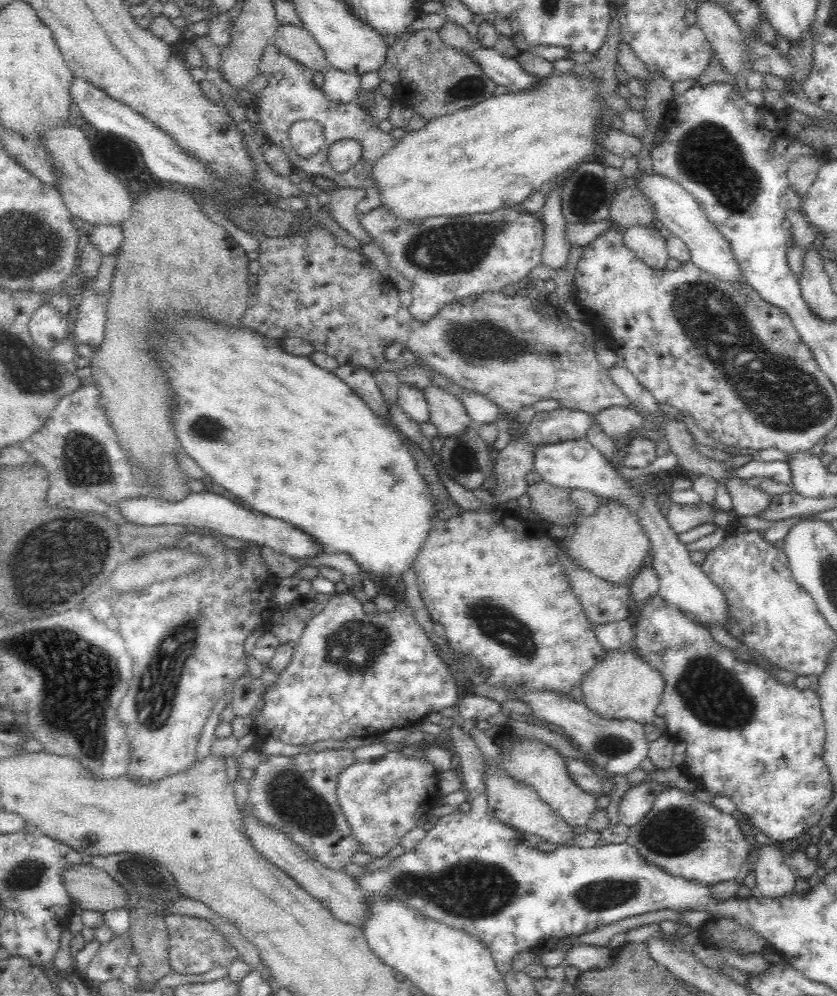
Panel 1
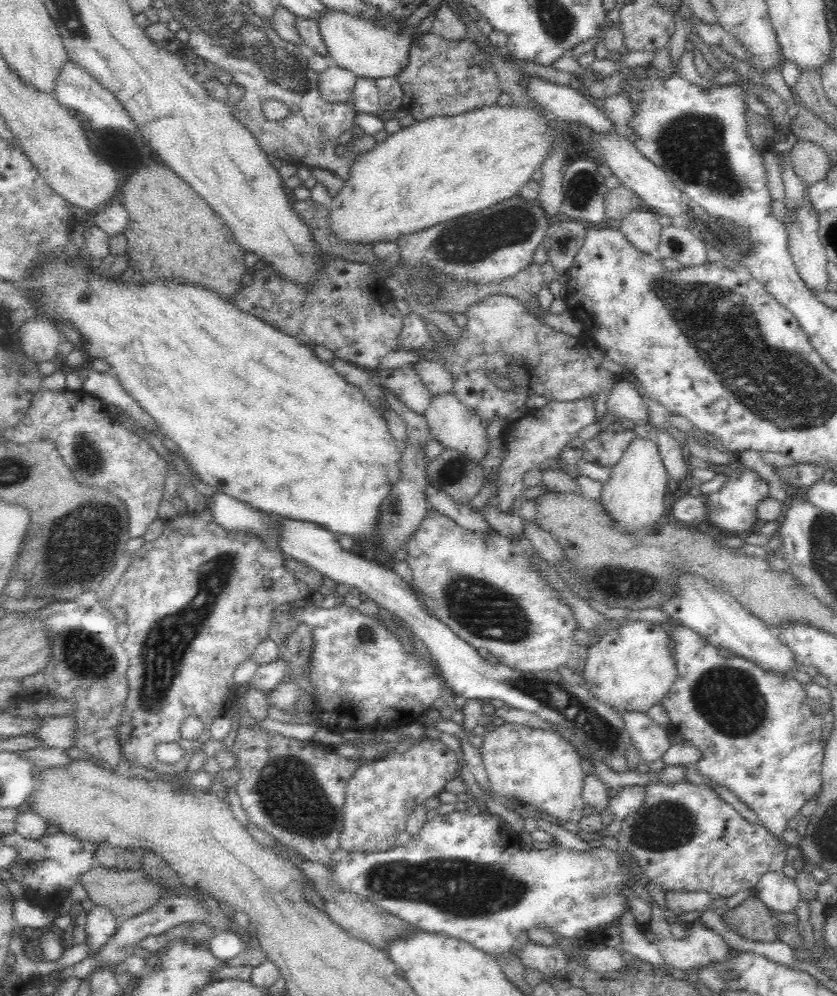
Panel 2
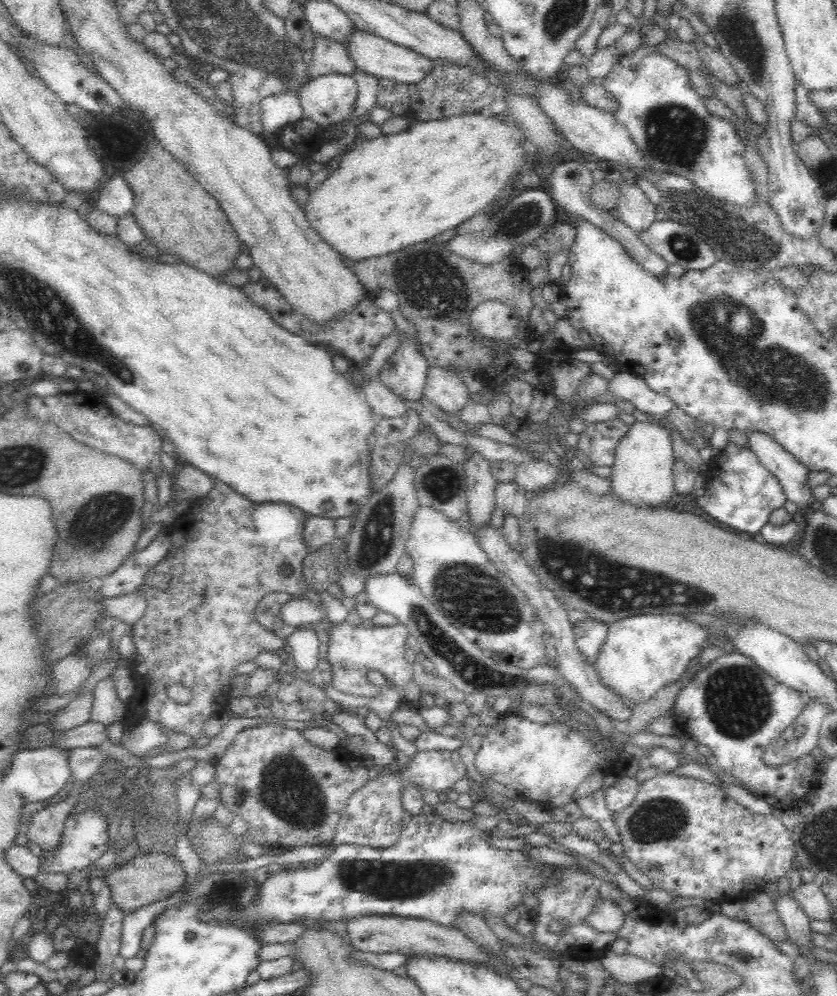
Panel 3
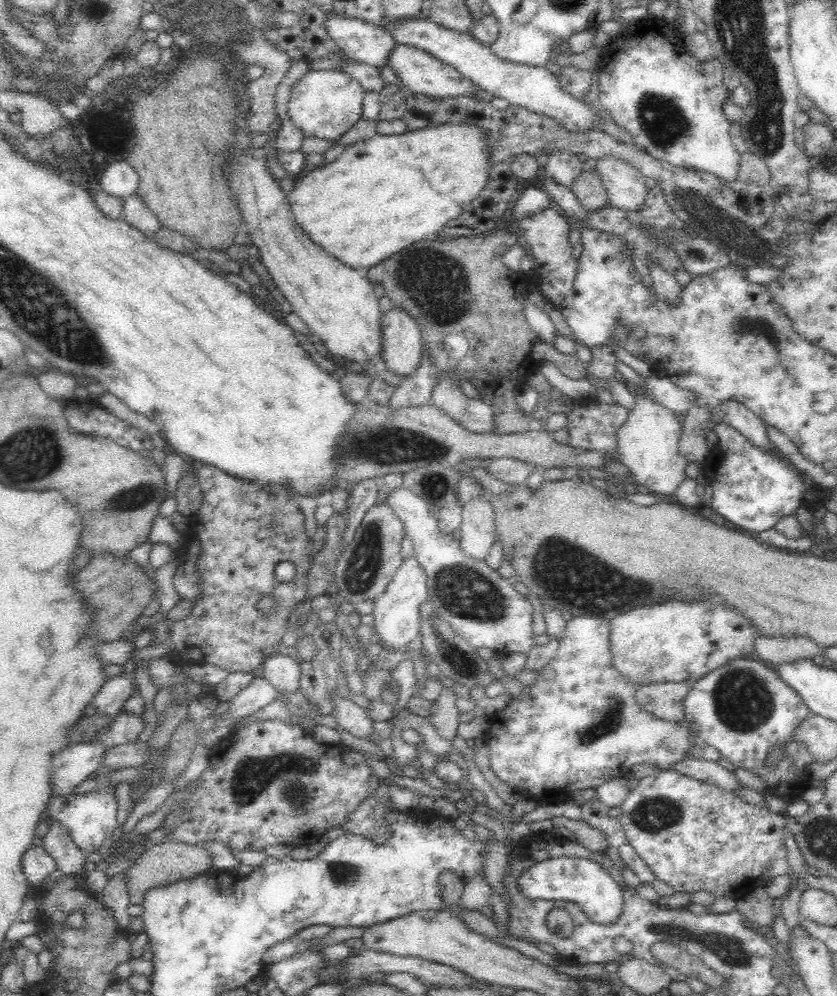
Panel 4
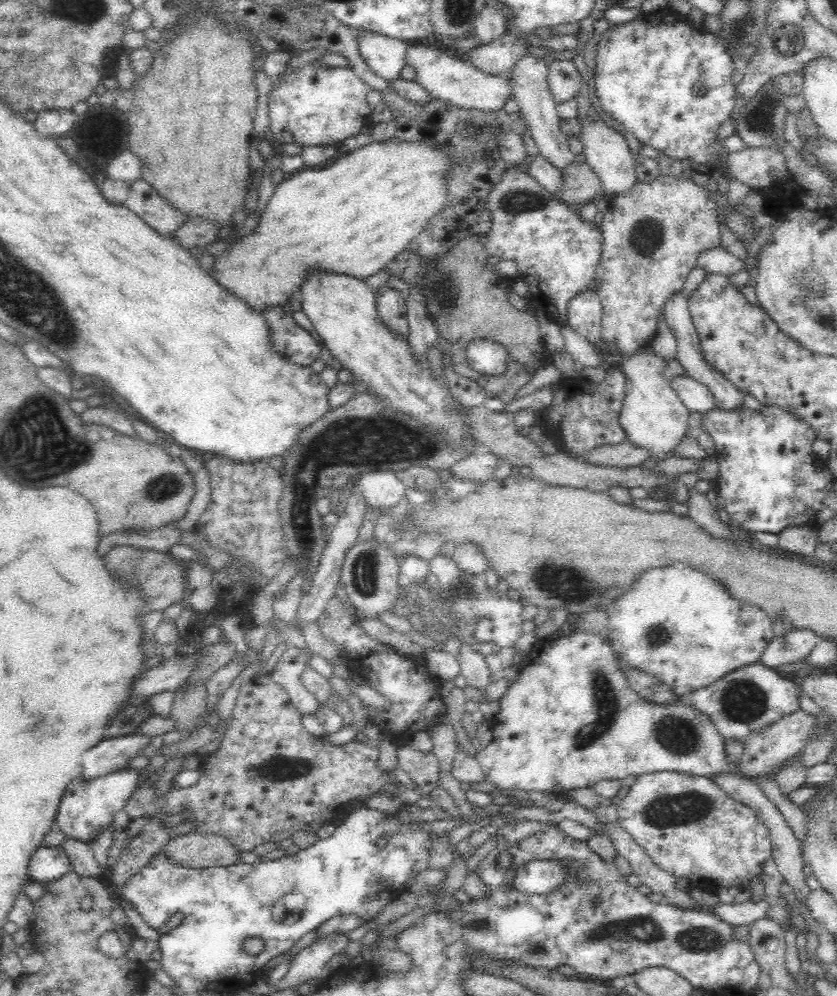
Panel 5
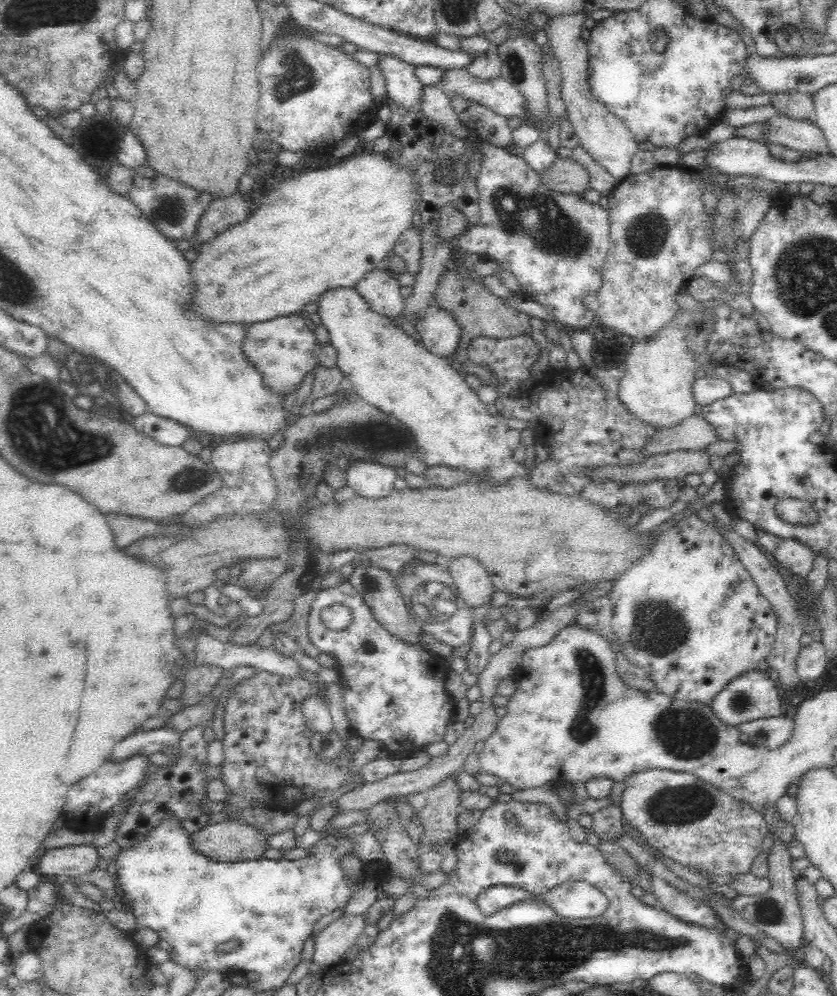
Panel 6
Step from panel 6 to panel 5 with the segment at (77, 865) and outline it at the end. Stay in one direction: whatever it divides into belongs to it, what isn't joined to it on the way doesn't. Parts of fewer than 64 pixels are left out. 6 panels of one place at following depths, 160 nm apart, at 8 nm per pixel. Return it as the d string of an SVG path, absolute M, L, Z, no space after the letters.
M43 845L34 851L30 860L29 877L39 884L57 880L71 871L68 856L60 847L47 848Z

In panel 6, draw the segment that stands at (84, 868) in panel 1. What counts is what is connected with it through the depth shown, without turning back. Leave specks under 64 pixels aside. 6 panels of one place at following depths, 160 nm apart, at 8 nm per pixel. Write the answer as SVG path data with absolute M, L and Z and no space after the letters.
M240 821L204 825L190 833L193 850L215 862L244 862L263 857L267 849L264 831Z

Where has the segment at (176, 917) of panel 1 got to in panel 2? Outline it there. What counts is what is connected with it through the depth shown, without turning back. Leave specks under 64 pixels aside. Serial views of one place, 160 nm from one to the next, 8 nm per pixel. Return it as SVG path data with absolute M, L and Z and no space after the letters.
M190 922L169 928L158 935L150 935L139 942L139 946L155 954L159 948L176 941L192 941L194 945L206 945L216 934L208 923Z

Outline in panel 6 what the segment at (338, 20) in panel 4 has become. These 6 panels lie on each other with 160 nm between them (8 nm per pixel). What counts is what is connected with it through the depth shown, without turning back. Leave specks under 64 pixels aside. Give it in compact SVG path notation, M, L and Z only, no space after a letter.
M380 54L376 62L378 71L384 75L387 96L404 108L417 107L417 98L422 96L422 84L414 77L414 65L400 60L398 56Z

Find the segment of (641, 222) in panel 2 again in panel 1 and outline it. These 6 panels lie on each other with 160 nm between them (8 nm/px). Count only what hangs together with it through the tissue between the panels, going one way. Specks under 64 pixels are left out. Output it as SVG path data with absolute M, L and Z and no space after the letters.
M659 225L631 226L623 230L625 245L654 271L666 270L670 258L667 242L660 235Z

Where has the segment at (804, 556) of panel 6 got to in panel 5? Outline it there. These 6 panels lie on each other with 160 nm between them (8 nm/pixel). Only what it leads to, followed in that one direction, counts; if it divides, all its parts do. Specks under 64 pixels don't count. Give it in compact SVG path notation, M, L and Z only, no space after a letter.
M792 525L780 530L778 536L779 541L776 545L778 548L800 556L811 556L814 553L814 544L819 537L819 531L817 527Z

